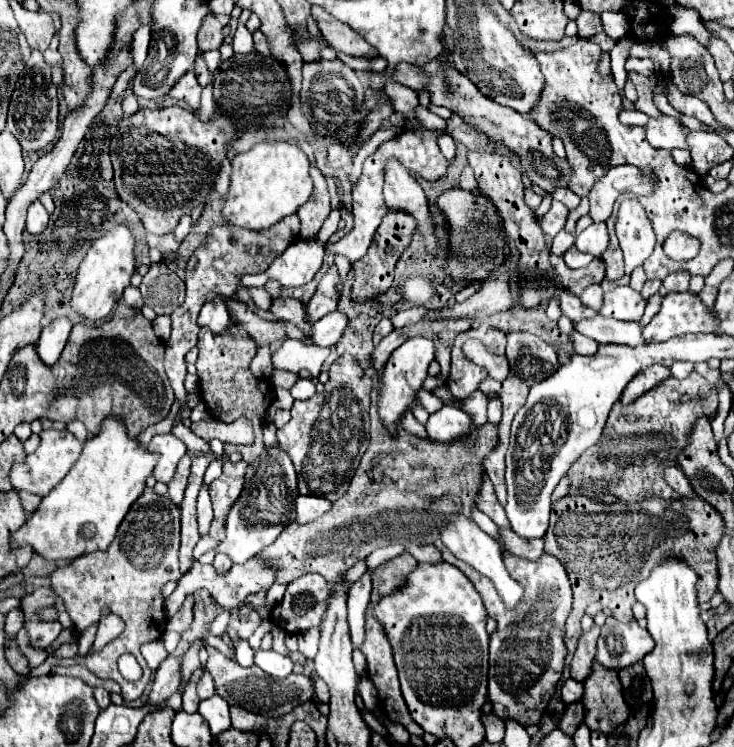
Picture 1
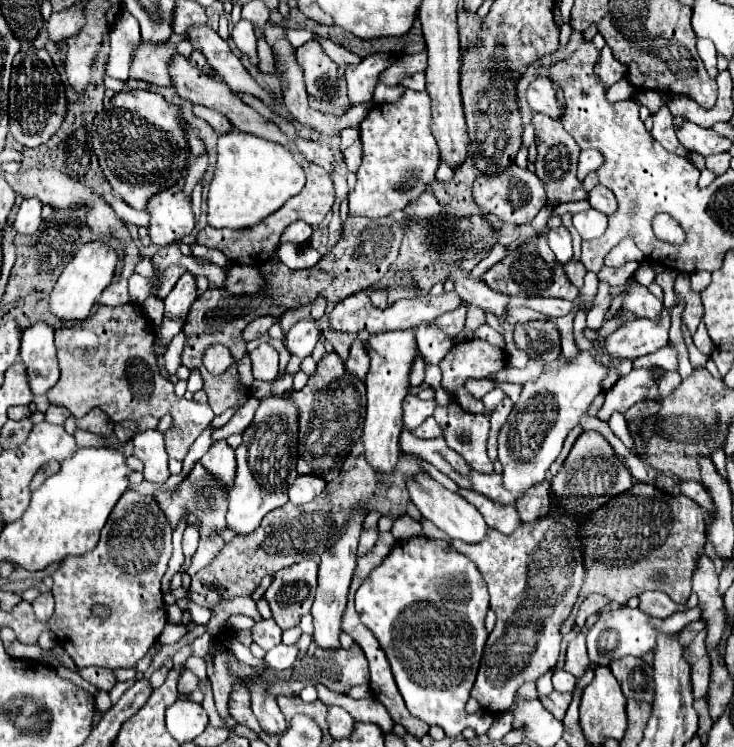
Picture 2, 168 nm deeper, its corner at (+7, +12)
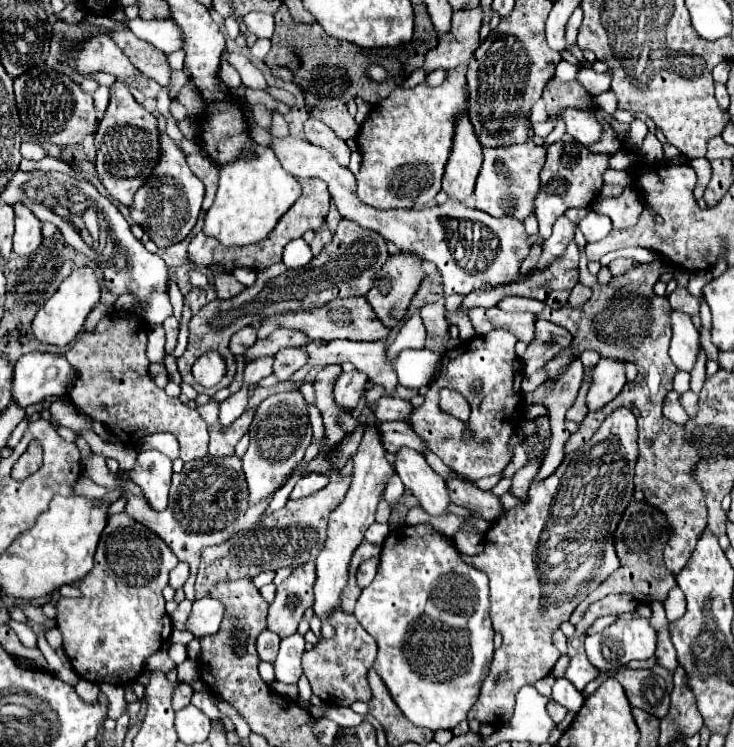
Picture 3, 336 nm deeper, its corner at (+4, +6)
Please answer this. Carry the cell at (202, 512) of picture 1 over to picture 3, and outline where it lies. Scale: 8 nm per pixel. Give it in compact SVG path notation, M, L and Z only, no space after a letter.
M181 562L181 564L177 564L175 570L171 570L171 574L169 574L169 586L171 586L173 590L179 590L179 588L185 584L187 578L189 578L189 566L185 566L185 564Z

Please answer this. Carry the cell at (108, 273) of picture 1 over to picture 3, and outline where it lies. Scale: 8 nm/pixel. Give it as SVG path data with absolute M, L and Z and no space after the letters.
M93 268L73 270L71 276L67 276L61 282L57 292L35 314L33 324L31 324L33 336L45 344L53 344L53 346L61 346L61 348L67 346L81 332L87 314L99 302L99 296L101 296L101 286L99 286L99 278L95 276L95 270Z

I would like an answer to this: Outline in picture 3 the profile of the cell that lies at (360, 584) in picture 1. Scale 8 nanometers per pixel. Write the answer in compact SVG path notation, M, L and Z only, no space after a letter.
M373 522L367 530L365 530L365 540L371 542L371 544L381 544L389 534L389 526L387 524L379 524L379 522Z

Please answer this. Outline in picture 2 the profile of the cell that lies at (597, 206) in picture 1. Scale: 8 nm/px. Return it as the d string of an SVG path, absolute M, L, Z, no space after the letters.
M598 184L588 194L588 202L590 202L592 208L600 210L602 214L612 214L616 210L616 198L614 198L614 194L606 186L602 186L602 184Z

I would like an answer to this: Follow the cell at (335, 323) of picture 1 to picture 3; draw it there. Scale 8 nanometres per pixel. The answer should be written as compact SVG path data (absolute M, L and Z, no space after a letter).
M285 348L279 350L273 362L273 374L279 382L289 380L301 366L305 366L305 350L303 348Z

